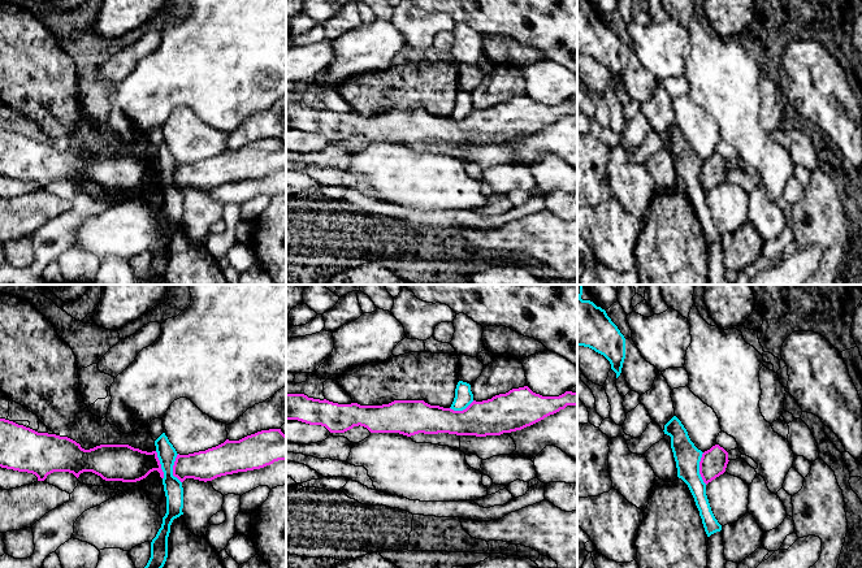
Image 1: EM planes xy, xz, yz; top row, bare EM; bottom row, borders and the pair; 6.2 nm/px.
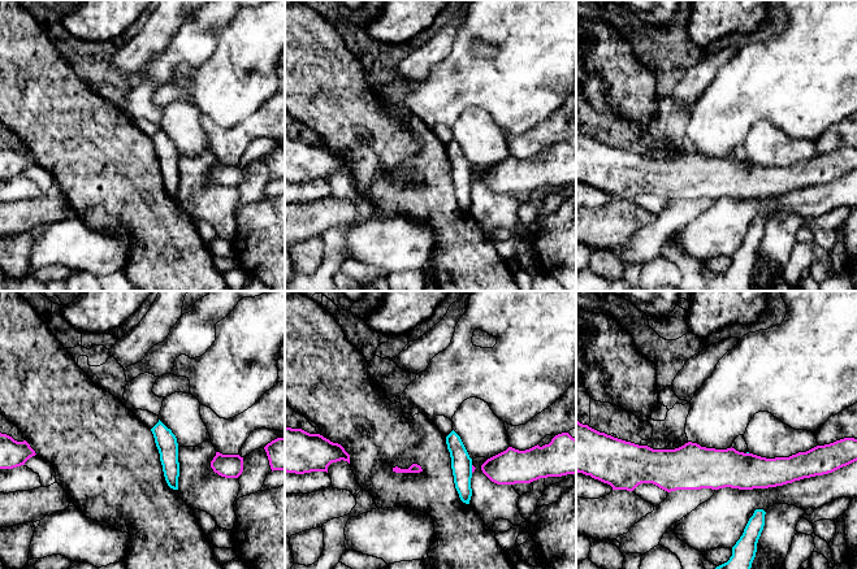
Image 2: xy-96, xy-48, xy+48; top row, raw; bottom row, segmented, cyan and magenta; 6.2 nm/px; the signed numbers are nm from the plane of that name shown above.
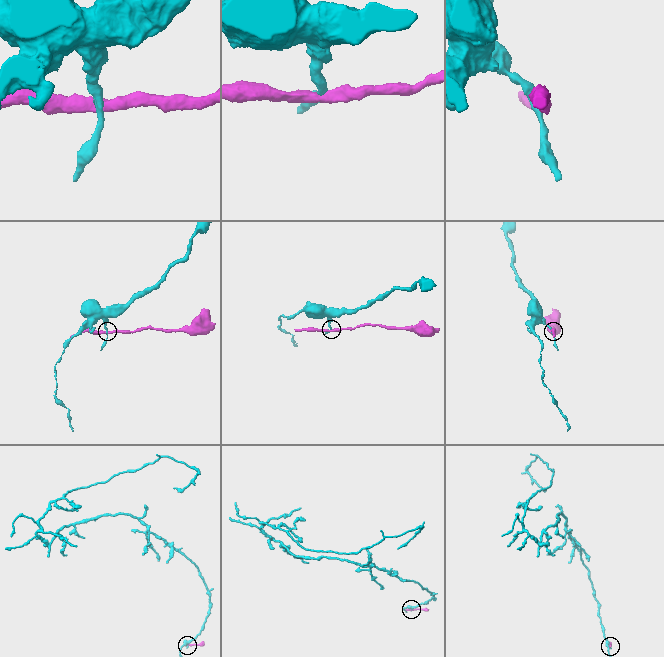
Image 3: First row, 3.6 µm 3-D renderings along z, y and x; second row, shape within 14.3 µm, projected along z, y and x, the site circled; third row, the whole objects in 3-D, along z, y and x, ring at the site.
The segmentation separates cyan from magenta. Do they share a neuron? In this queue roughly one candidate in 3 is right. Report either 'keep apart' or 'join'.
keep apart

